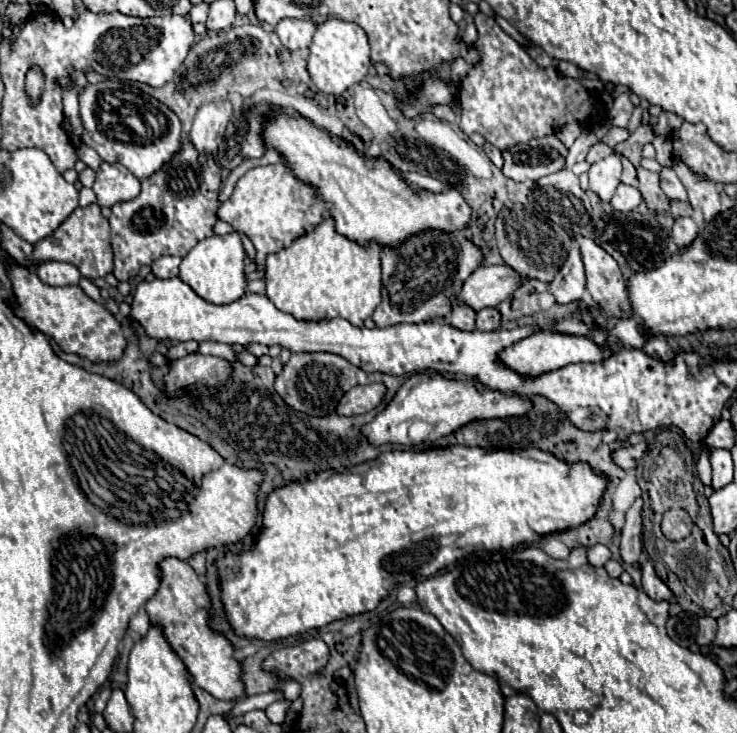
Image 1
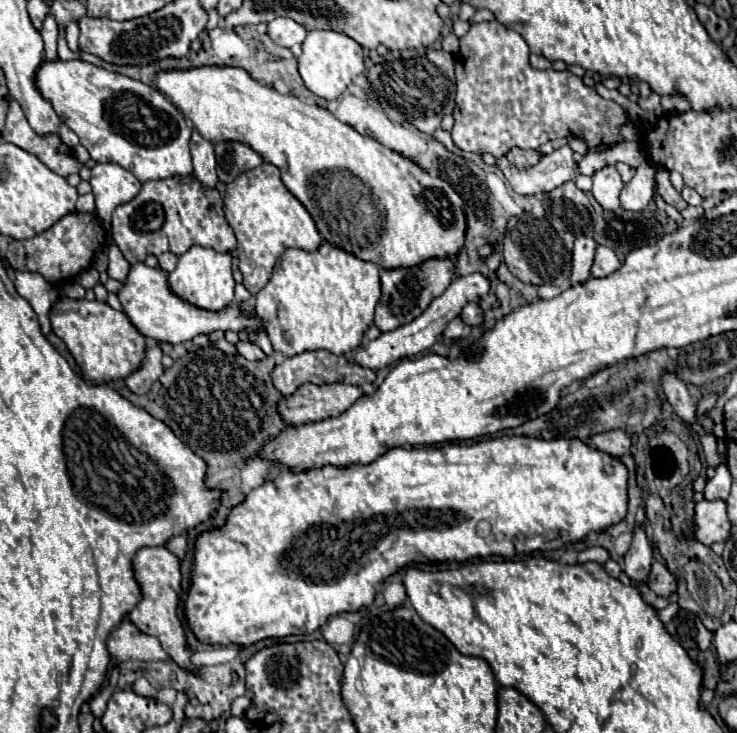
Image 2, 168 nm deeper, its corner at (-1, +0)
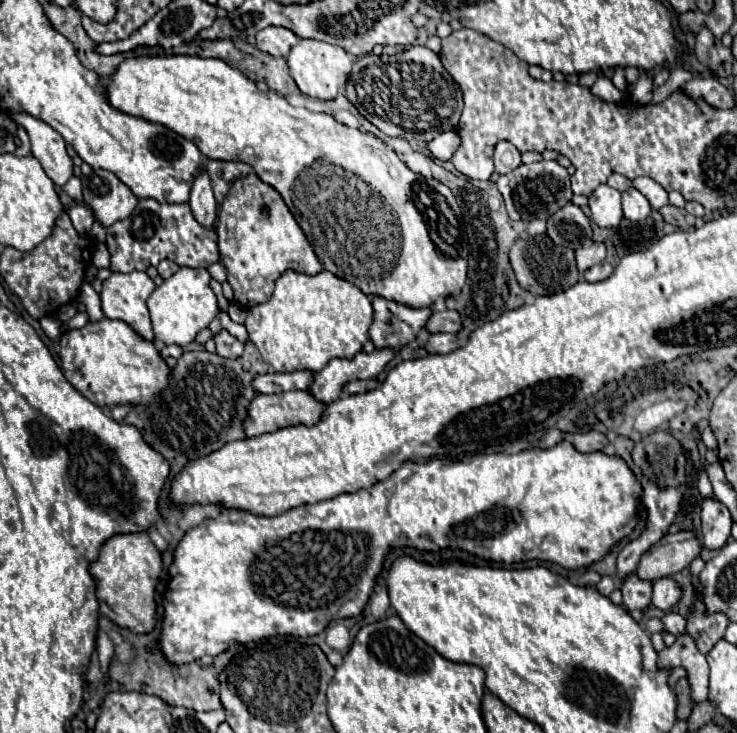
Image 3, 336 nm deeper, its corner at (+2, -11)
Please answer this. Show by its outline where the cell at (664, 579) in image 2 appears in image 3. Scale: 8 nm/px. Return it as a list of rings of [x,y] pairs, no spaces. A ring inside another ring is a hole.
[[[663,577],[653,583],[653,605],[657,609],[669,611],[671,607],[677,605],[679,599],[681,599],[681,587],[671,577]]]

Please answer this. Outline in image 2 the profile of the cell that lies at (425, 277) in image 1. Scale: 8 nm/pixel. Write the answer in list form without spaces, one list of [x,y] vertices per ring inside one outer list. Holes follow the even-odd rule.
[[[430,258],[430,260],[424,260],[422,264],[416,264],[410,268],[382,270],[380,272],[382,298],[376,306],[374,324],[382,332],[390,332],[390,330],[396,330],[398,326],[408,324],[414,318],[418,318],[430,306],[430,302],[434,298],[438,298],[450,286],[450,282],[456,278],[454,264],[456,264],[454,258]]]

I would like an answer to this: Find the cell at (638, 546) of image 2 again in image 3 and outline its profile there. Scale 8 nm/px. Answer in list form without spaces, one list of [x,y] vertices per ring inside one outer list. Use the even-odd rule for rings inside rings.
[[[635,573],[623,581],[621,593],[623,593],[623,605],[627,611],[633,611],[633,609],[647,611],[647,607],[651,605],[651,583],[639,579]]]

